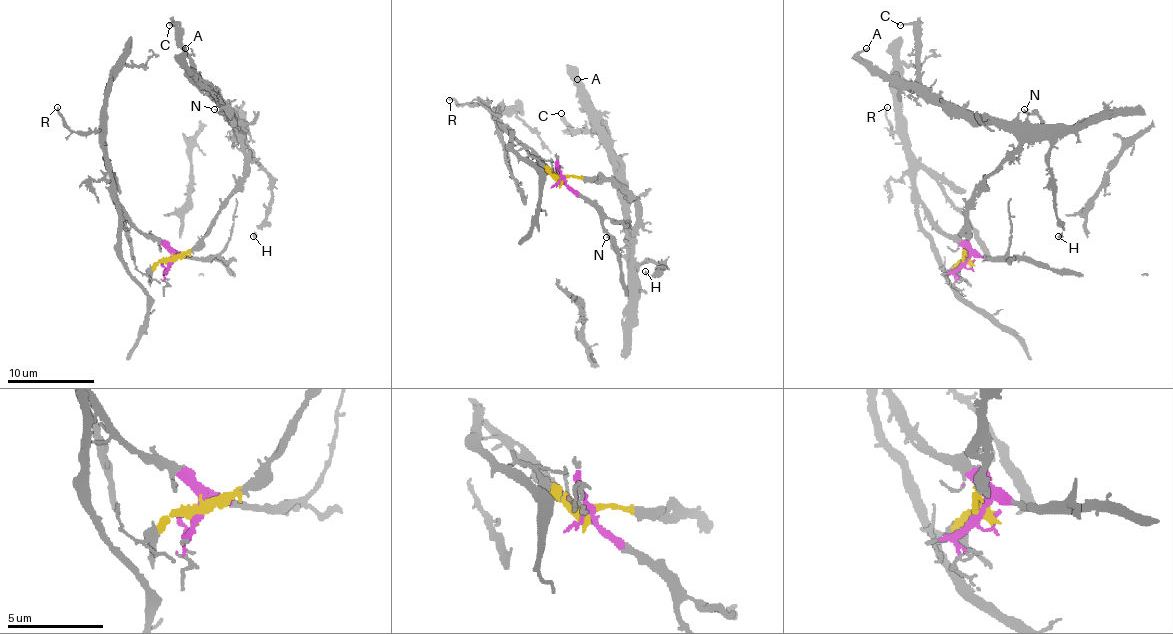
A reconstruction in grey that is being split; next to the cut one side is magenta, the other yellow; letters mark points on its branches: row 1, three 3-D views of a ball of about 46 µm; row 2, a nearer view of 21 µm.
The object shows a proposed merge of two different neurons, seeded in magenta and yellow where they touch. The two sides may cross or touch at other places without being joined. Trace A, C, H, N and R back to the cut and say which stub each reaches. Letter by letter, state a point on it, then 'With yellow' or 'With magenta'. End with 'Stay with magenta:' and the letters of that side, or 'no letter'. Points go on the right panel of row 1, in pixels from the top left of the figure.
A: Place: (866, 48). With yellow
C: Place: (900, 25). With yellow
H: Place: (1058, 236). With yellow
N: Place: (1024, 109). With yellow
R: Place: (887, 107). With magenta
Stay with magenta: R

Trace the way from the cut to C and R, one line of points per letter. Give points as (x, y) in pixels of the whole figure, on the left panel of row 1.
C: (170, 261), (181, 258), (205, 235), (244, 169), (233, 113), (183, 48), (181, 30), (170, 26)
R: (170, 261), (170, 252), (155, 239), (148, 239), (116, 198), (105, 141), (94, 132), (72, 130), (57, 106)

